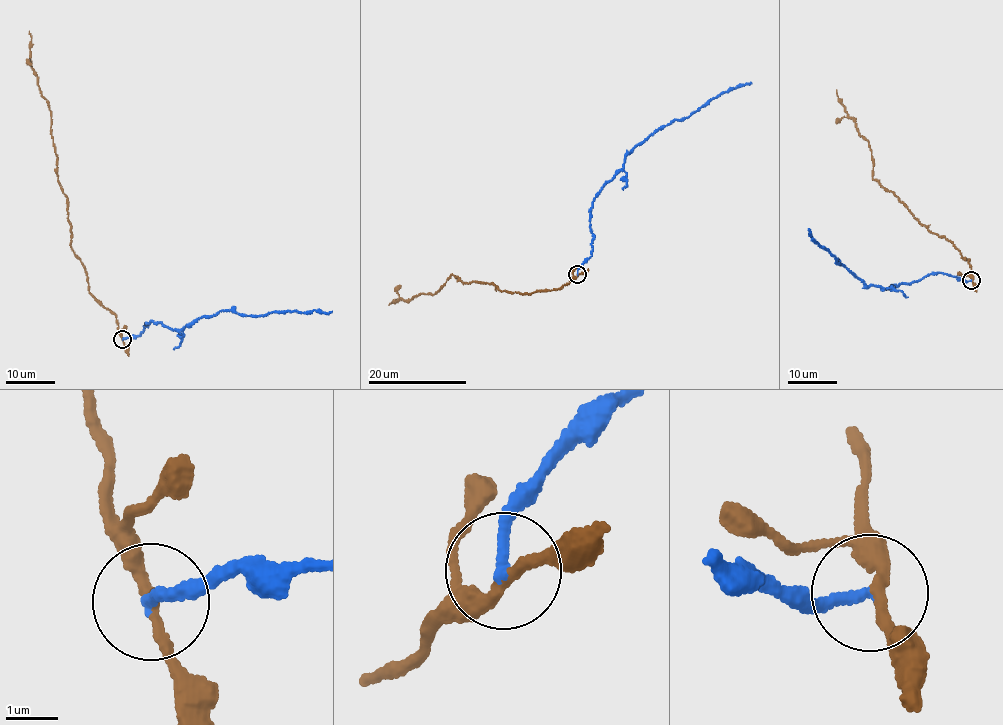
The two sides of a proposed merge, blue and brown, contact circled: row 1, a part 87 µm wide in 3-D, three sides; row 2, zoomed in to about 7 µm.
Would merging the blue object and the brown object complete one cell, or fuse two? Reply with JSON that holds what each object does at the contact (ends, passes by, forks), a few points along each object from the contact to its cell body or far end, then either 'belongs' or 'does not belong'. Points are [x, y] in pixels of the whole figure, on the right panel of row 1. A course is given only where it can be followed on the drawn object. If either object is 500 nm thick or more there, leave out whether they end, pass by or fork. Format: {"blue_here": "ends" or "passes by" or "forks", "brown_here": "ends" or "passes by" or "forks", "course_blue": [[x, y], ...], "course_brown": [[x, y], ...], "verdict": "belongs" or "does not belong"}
{"blue_here": "ends", "brown_here": "passes by", "course_blue": [[971, 280], [932, 272], [885, 289], [866, 285], [815, 242], [808, 228]], "course_brown": [[971, 280], [969, 259], [872, 178], [868, 141], [859, 134], [855, 119], [848, 116], [836, 90]], "verdict": "does not belong"}

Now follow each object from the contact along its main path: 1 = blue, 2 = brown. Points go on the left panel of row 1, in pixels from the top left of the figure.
1: (122, 338), (140, 335), (150, 320), (173, 329), (183, 328), (226, 309), (254, 317), (279, 311), (332, 311)
2: (122, 338), (115, 315), (89, 289), (70, 246), (68, 200), (58, 179), (50, 110), (31, 65), (29, 31)

